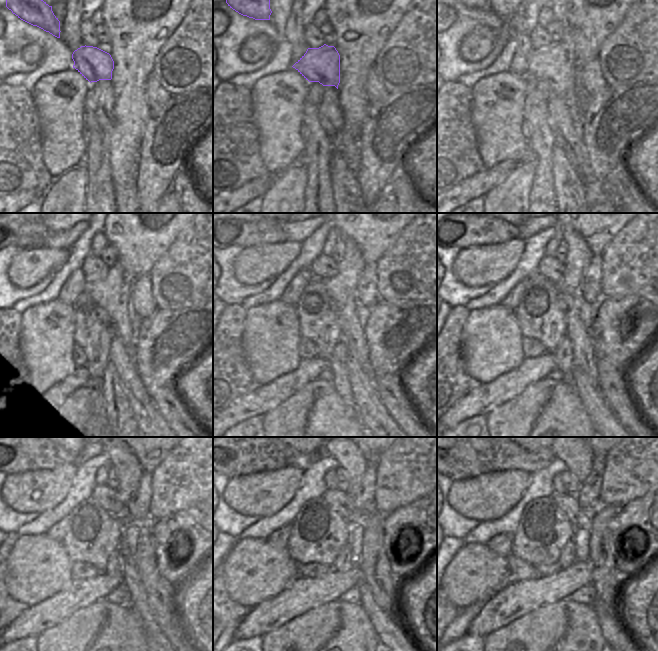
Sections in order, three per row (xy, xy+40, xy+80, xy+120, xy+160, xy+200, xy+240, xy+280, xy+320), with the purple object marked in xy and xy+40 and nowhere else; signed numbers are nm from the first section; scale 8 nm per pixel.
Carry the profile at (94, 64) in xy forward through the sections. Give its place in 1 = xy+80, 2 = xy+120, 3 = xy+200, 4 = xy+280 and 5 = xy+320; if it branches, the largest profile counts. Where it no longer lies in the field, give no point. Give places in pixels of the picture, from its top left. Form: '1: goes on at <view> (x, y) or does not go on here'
1: goes on at xy+80 (555, 64)
2: goes on at xy+120 (112, 294)
3: goes on at xy+200 (569, 286)
4: goes on at xy+280 (394, 640)
5: goes on at xy+320 (617, 638)

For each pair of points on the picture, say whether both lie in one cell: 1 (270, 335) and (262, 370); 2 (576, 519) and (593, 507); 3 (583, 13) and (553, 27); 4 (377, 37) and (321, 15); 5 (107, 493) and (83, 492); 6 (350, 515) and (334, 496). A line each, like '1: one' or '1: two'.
1: one
2: two
3: two
4: two
5: two
6: one

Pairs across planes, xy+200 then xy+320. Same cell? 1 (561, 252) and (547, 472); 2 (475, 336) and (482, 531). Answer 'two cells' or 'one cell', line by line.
1: two cells
2: two cells

